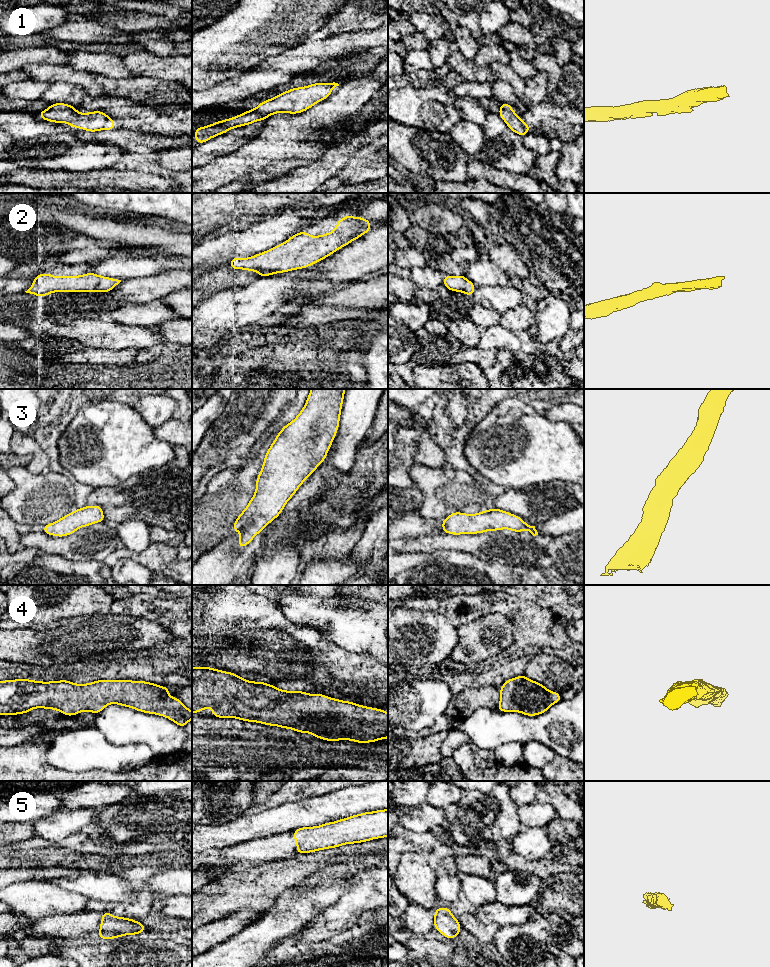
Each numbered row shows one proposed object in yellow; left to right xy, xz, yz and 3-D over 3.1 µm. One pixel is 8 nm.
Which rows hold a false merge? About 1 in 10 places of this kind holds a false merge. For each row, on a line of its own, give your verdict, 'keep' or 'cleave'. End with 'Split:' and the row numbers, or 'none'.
1: keep
2: keep
3: keep
4: keep
5: keep
Split: none

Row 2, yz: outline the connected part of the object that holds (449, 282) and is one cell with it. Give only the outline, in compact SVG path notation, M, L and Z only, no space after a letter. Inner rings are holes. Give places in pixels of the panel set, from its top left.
M462 274L459 276L444 275L443 285L450 291L463 292L469 297L476 289L476 286Z

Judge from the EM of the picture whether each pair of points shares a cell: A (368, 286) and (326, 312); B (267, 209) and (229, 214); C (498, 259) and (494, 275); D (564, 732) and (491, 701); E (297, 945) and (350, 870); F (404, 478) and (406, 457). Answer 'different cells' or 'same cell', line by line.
A: same cell
B: same cell
C: different cells
D: different cells
E: different cells
F: same cell

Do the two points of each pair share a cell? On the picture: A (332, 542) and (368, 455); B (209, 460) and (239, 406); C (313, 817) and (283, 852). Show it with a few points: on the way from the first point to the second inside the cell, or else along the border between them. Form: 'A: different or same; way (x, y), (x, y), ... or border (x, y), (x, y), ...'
A: different; border (358, 519), (347, 528), (328, 532), (317, 543)
B: same; way (222, 447), (230, 439), (230, 423), (233, 419)
C: different; border (292, 830), (273, 833), (269, 836)

